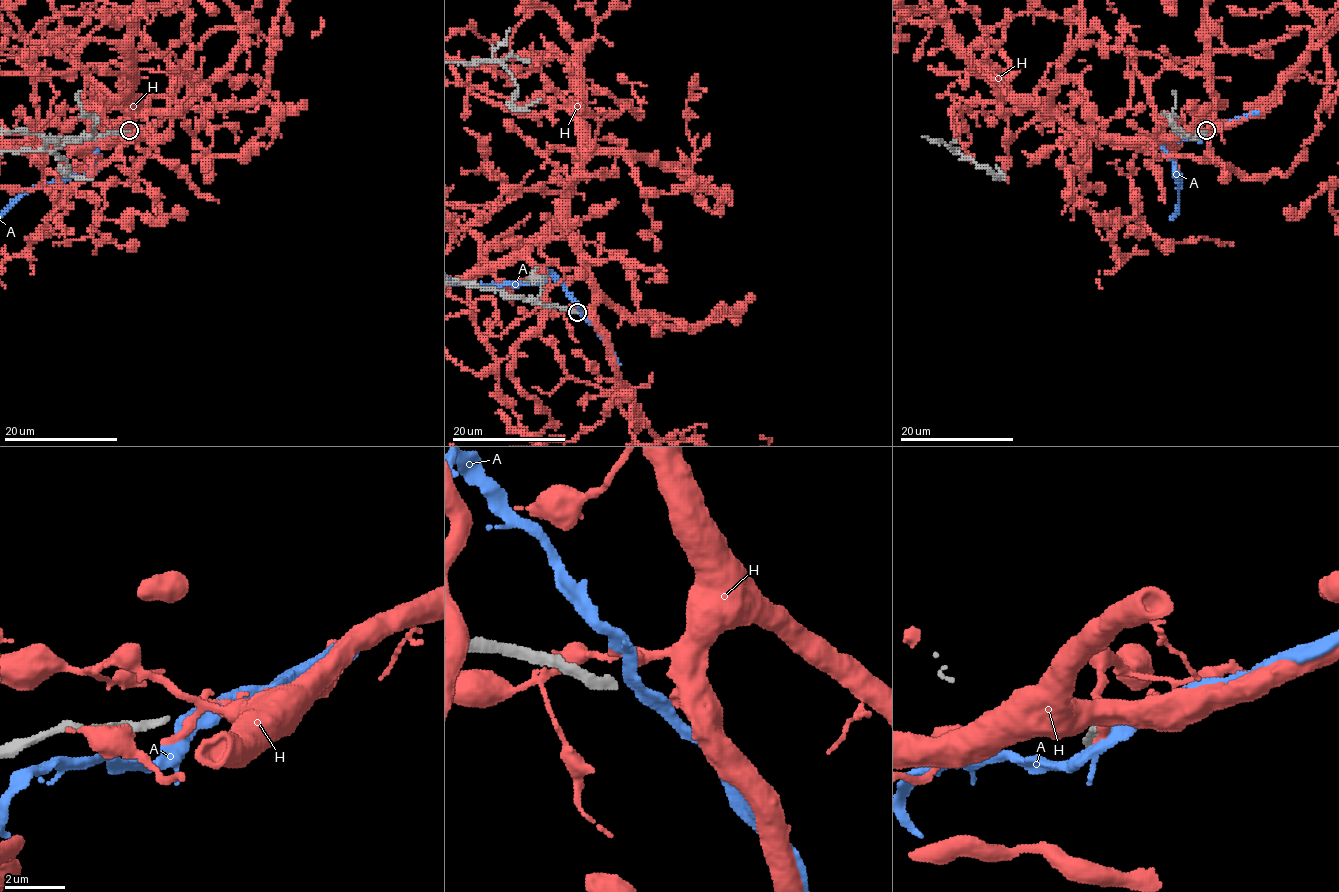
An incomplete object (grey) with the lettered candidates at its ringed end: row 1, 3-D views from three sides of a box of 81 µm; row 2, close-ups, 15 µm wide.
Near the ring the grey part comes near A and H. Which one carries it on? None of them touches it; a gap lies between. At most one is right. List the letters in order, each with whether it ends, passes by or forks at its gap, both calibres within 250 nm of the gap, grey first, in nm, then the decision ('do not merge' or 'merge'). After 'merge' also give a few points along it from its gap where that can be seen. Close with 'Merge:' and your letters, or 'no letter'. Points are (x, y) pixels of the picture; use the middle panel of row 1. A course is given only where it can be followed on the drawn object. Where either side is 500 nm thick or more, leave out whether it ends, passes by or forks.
A: it passes by; calibres 240 and 340 nm; do not merge
H: it forks; calibres 240 and 220 nm; do not merge
Merge: no letter

